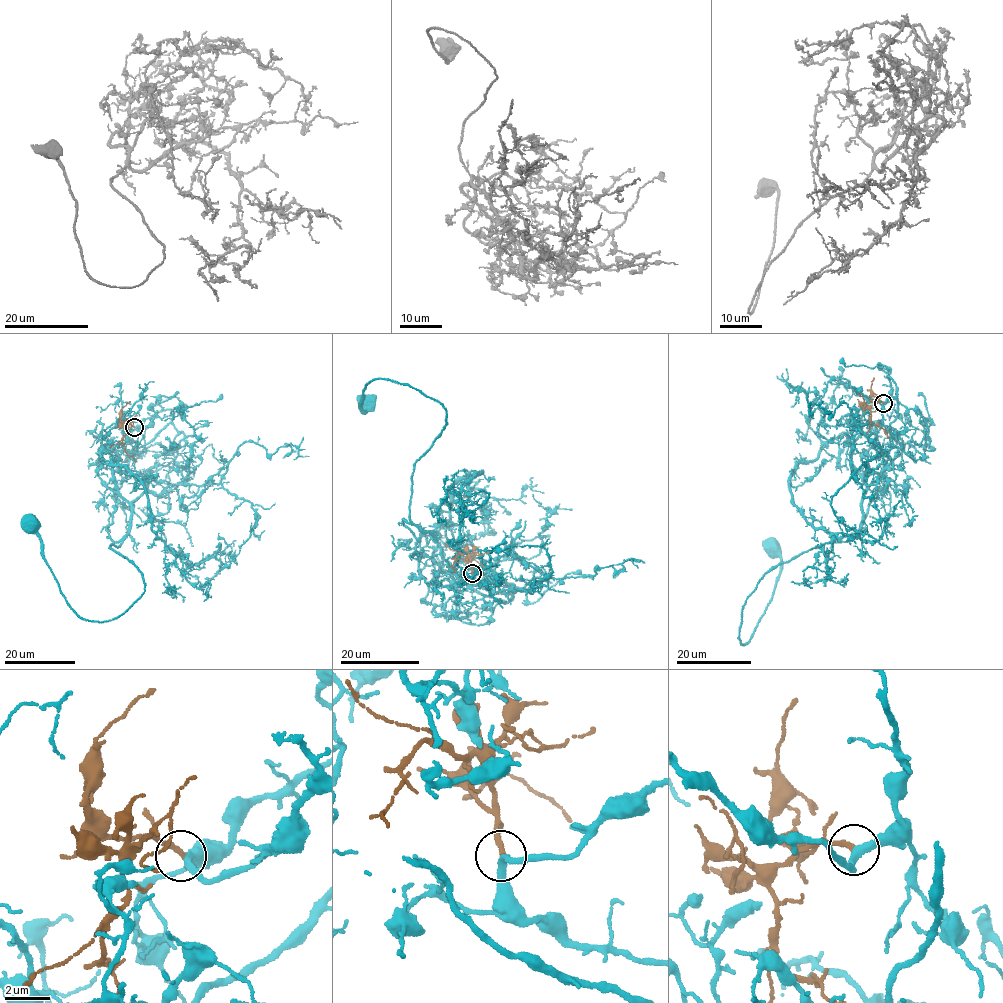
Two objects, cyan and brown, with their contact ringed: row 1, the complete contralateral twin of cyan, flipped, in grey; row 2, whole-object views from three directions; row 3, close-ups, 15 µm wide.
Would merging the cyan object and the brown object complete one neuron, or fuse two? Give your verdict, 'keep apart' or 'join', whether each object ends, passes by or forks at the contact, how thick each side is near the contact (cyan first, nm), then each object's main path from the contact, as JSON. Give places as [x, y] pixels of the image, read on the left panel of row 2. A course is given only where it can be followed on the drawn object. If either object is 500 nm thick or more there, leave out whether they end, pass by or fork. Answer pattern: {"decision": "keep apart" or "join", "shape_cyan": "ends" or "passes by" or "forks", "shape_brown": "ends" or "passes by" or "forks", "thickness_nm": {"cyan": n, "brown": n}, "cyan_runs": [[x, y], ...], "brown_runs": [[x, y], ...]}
{"decision": "join", "shape_cyan": "passes by", "shape_brown": "ends", "thickness_nm": {"cyan": 280, "brown": 220}, "cyan_runs": [[134, 428], [173, 414], [135, 450], [106, 528], [141, 573], [138, 600], [83, 620], [30, 520]], "brown_runs": [[134, 427], [129, 424], [123, 444], [125, 451], [136, 461]]}

